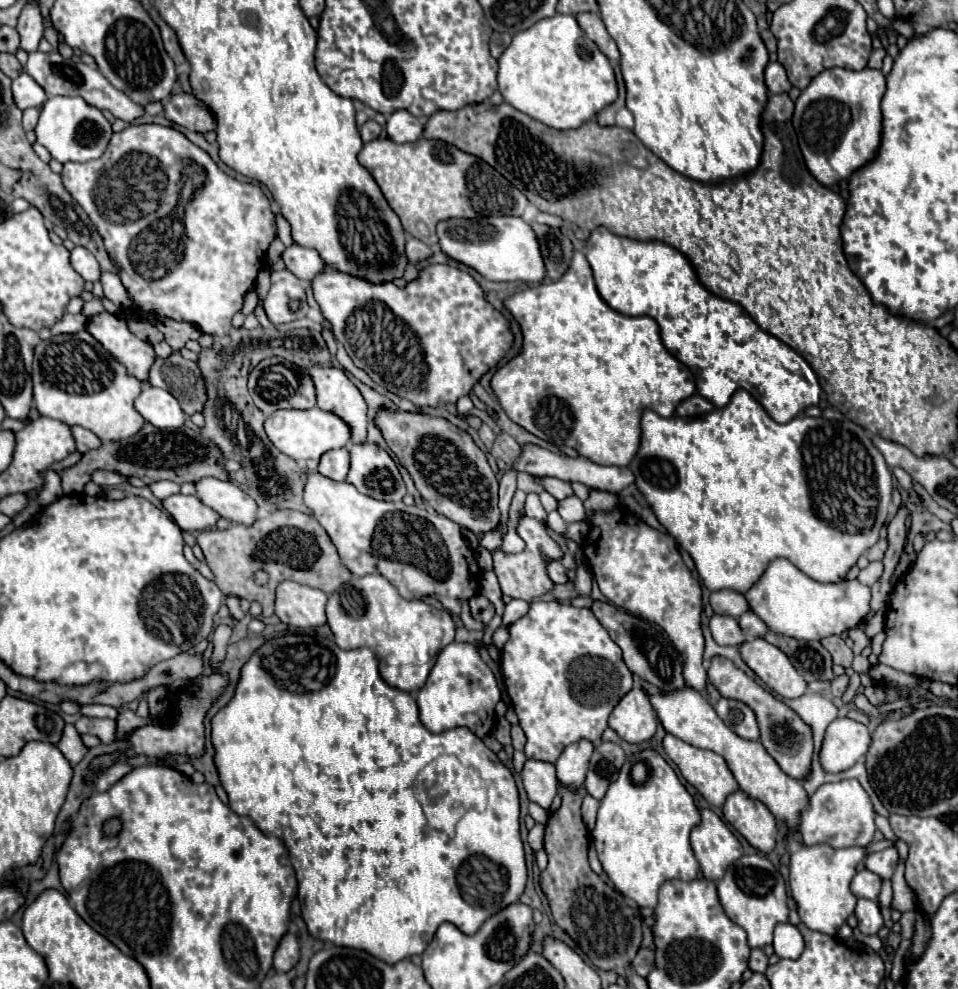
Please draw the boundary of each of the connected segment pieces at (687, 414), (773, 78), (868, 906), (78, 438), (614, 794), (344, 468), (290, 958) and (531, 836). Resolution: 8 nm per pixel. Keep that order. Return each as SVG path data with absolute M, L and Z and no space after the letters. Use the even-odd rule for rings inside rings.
M693 394L691 398L683 400L683 402L677 406L675 414L681 416L681 418L695 418L695 416L709 414L709 412L713 412L713 410L715 410L715 406L713 406L707 398L699 396L699 394Z
M779 62L767 64L767 68L765 68L765 84L767 84L769 94L781 94L781 92L791 90L791 82L787 78L787 72Z
M859 900L855 908L855 916L859 920L861 934L877 934L883 926L883 916L879 910L879 904L875 900Z
M73 426L73 436L75 436L75 442L77 442L77 448L81 454L93 450L93 448L99 448L103 442L87 428L81 428L81 426Z
M653 748L629 756L601 800L597 824L593 828L593 844L605 874L615 888L635 900L637 906L655 908L657 890L665 880L693 880L699 874L699 862L693 854L689 832L699 824L699 810L693 796L677 778L675 770ZM637 762L645 764L643 780L633 780Z
M347 448L325 452L321 456L317 470L323 472L323 476L327 476L331 480L345 480L347 472L349 472L349 452L347 452Z
M287 932L275 950L273 966L277 972L287 972L297 964L297 960L299 960L299 942L291 932Z
M536 823L528 832L527 841L535 852L542 850L544 847L544 827L544 824Z

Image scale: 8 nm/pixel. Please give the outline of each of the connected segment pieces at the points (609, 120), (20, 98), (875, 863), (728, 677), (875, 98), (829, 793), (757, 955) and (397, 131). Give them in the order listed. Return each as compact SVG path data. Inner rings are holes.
M619 98L615 104L611 104L609 108L601 110L601 112L597 114L597 122L599 122L601 126L613 126L613 124L615 124L615 114L617 114L623 106L625 106L625 98Z
M23 72L13 80L13 98L15 104L25 110L31 106L39 108L47 100L47 94L43 92L43 88L39 88L39 84L35 84L35 80L31 80L31 76L27 76L27 72Z
M889 846L881 852L873 852L871 856L865 858L867 870L879 874L881 878L891 878L897 868L897 862L899 862L899 852L895 846Z
M715 656L707 670L707 676L709 676L709 682L719 690L721 696L741 700L753 708L759 728L761 728L761 744L765 746L765 750L775 758L775 762L779 764L779 768L785 774L789 774L791 778L797 778L797 780L805 780L811 772L811 760L813 760L811 728L807 728L807 724L803 724L803 720L799 720L799 716L795 716L795 712L791 712L791 708L787 708L771 692L763 690L753 678L749 678L743 670L739 670L731 660L727 660L723 656Z
M845 68L823 70L811 80L795 102L793 126L799 148L807 160L809 172L823 184L833 186L869 164L881 144L883 114L879 102L885 94L885 76L881 70L863 68L859 72Z
M841 780L835 784L823 784L809 800L809 808L801 816L801 836L805 846L829 844L831 848L867 846L873 840L875 810L869 794L859 780Z
M753 948L751 950L751 958L749 958L749 968L753 972L765 972L765 968L769 966L769 958L761 948Z
M399 110L387 118L385 130L389 138L395 142L417 142L423 136L425 124L419 118L415 118L411 112Z

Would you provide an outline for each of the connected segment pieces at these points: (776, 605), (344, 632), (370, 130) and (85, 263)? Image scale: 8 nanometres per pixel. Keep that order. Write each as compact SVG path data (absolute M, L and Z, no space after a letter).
M777 558L769 564L761 580L745 592L745 596L751 610L755 610L773 632L797 640L823 640L827 636L841 635L862 622L870 610L871 590L857 579L828 584L817 582L795 568L789 560Z
M367 574L363 578L353 576L347 584L341 586L339 592L331 594L329 602L327 602L327 624L331 626L339 648L343 648L343 650L353 650L353 648L363 648L363 646L371 648L379 660L381 678L387 684L391 684L399 690L405 690L405 692L419 690L425 684L439 652L447 644L451 644L455 638L455 624L447 610L433 608L433 606L425 604L423 600L401 598L399 592L389 584L389 580L379 574Z
M367 120L361 128L359 128L359 132L361 132L361 138L363 138L363 142L367 144L367 142L371 142L371 140L375 140L375 138L379 138L381 136L381 132L383 132L383 128L375 122L375 120Z
M75 246L71 250L71 266L73 270L89 282L97 282L101 278L101 268L99 262L95 260L95 256L91 252L87 252L87 248L83 246Z

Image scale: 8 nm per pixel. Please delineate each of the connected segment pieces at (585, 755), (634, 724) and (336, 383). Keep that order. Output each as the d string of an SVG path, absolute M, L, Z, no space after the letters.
M579 740L569 744L555 762L559 782L567 784L569 788L577 788L579 784L583 784L591 752L593 744L589 740Z
M631 688L609 716L609 726L631 744L649 740L657 732L657 714L643 688Z
M307 368L315 390L317 406L321 410L333 412L351 426L351 440L365 442L367 436L367 406L361 392L351 384L341 368Z

